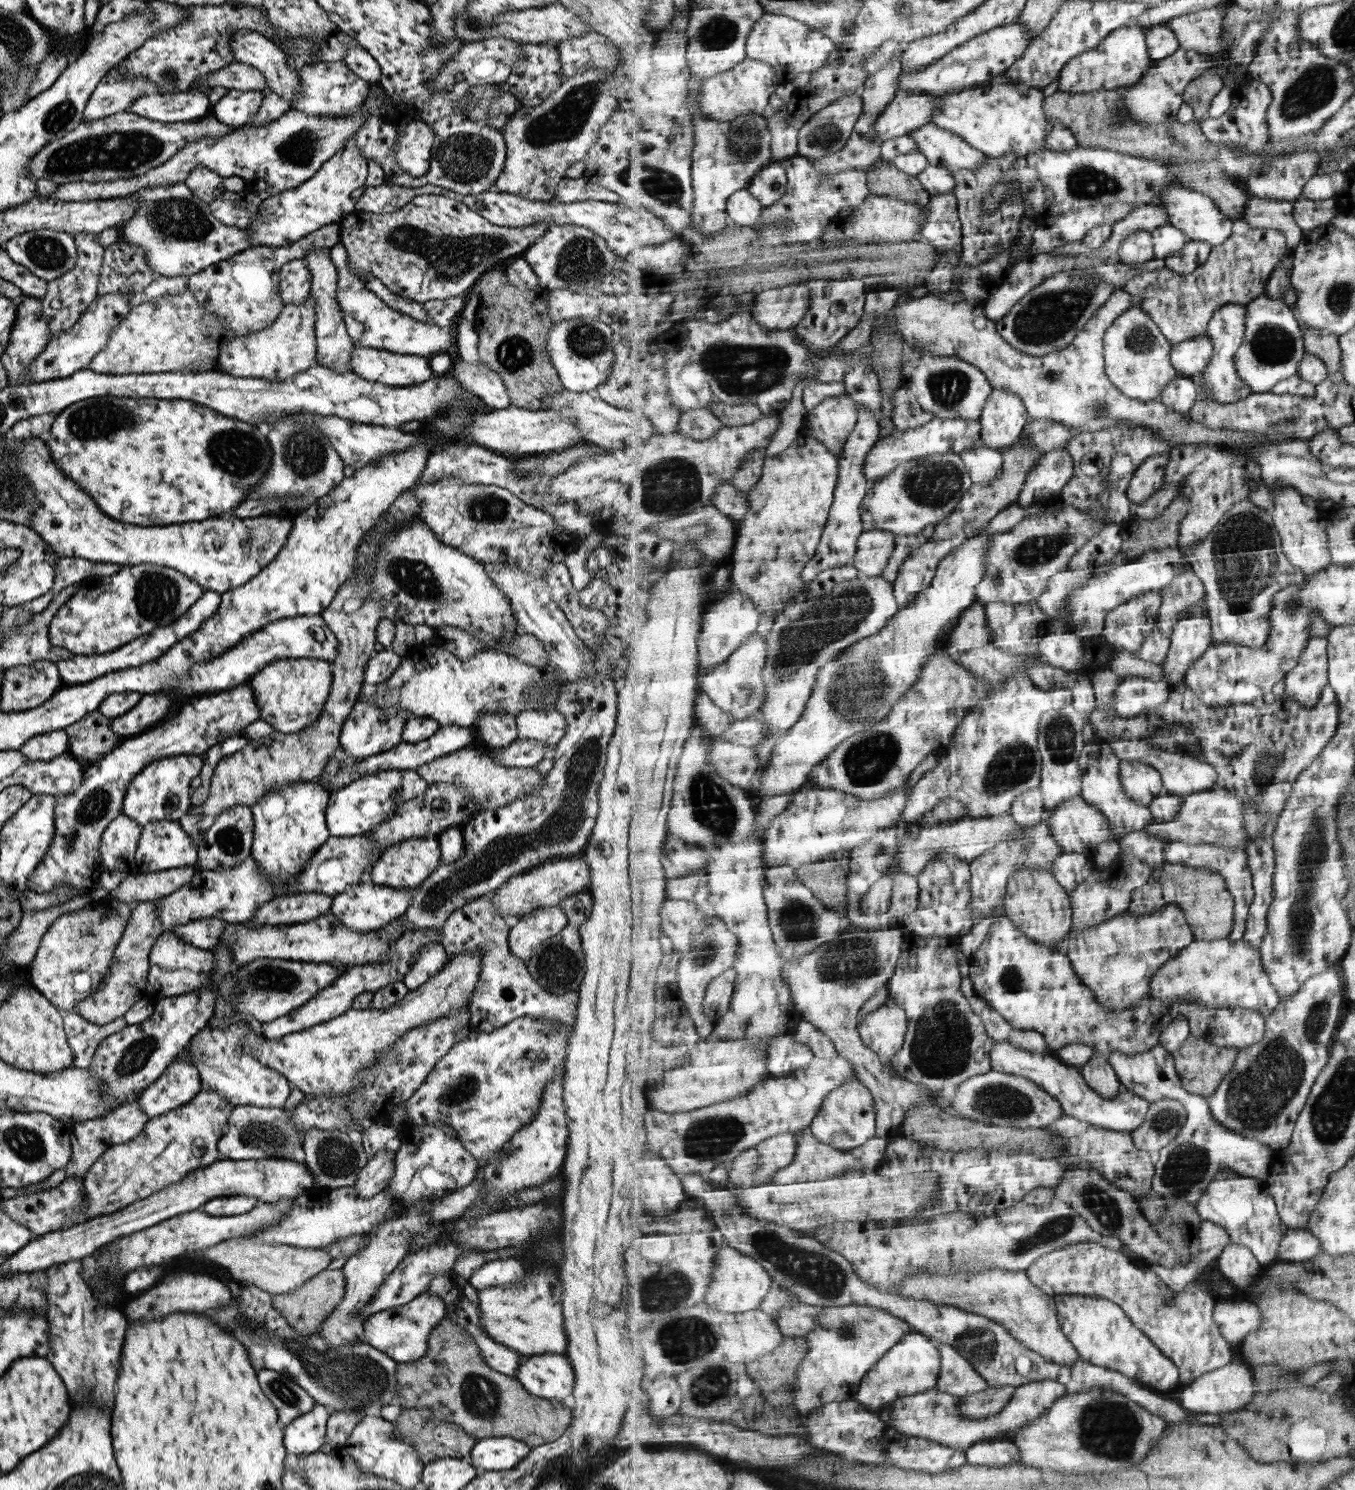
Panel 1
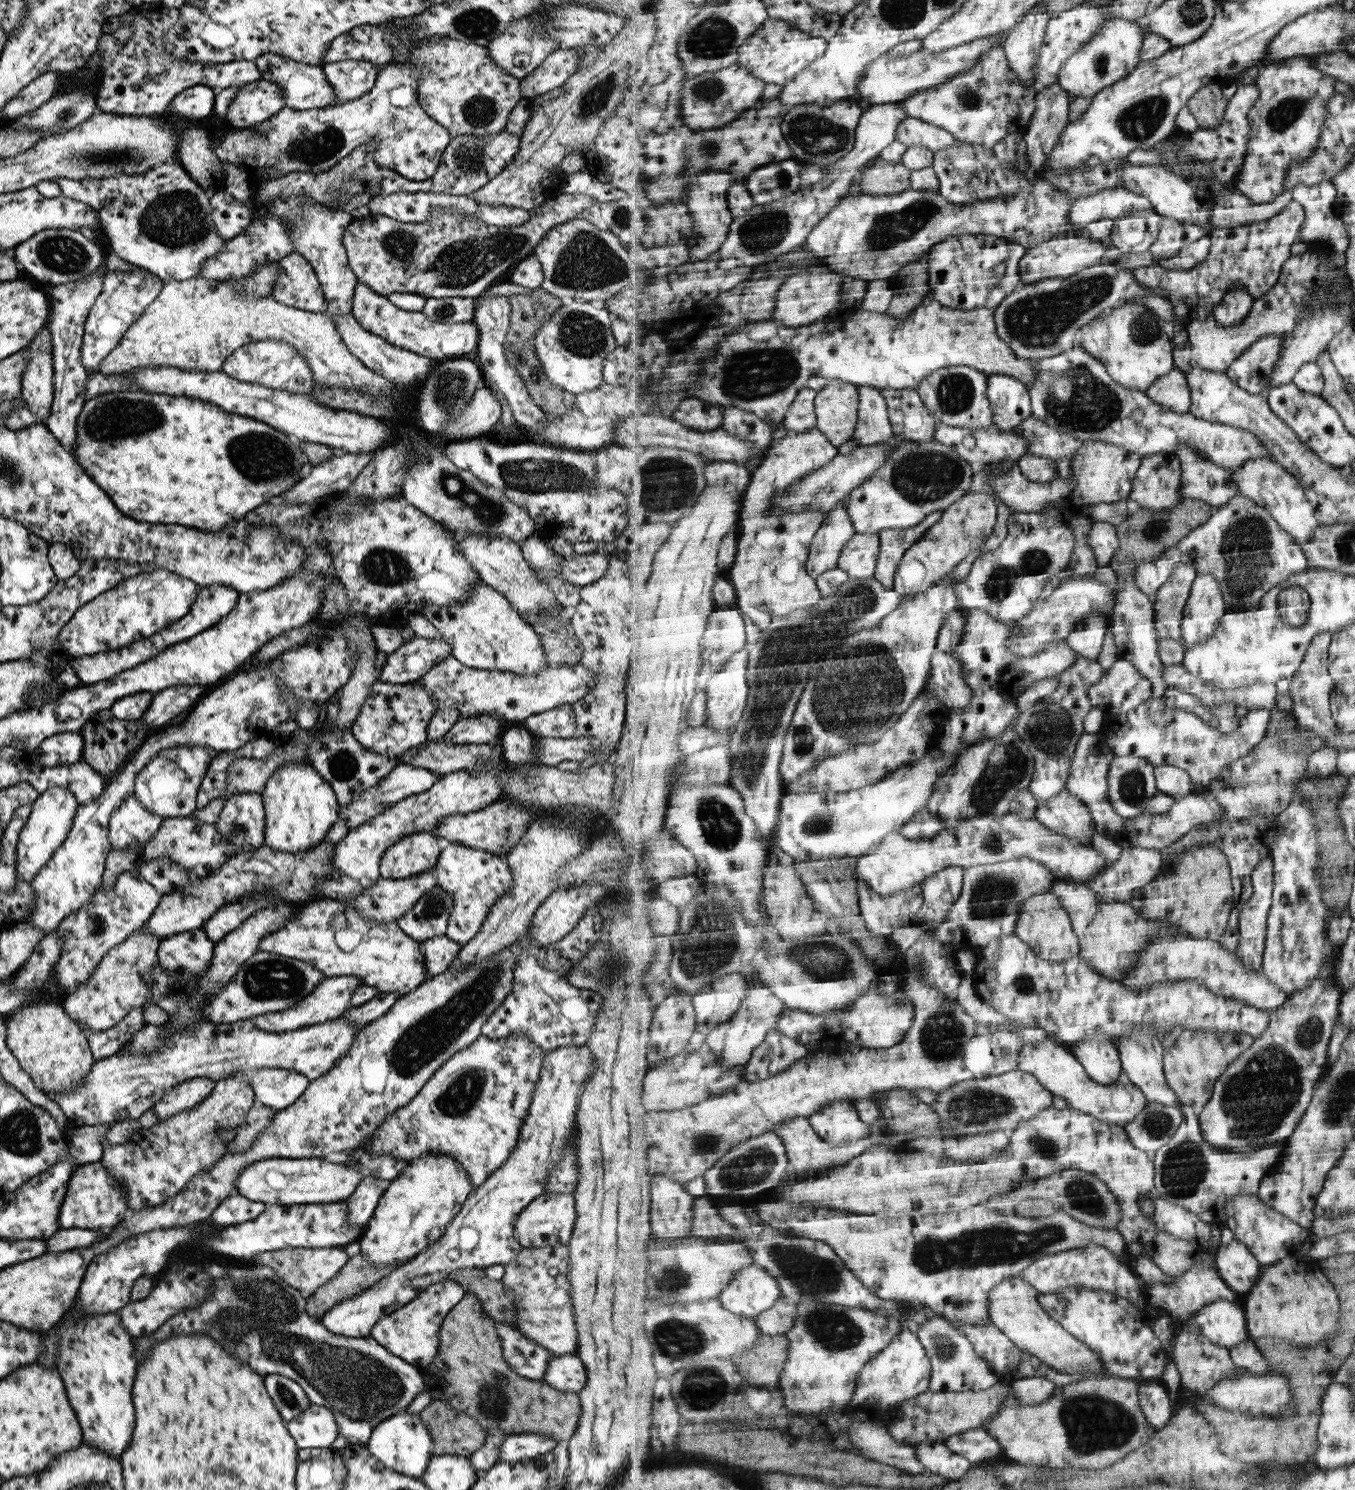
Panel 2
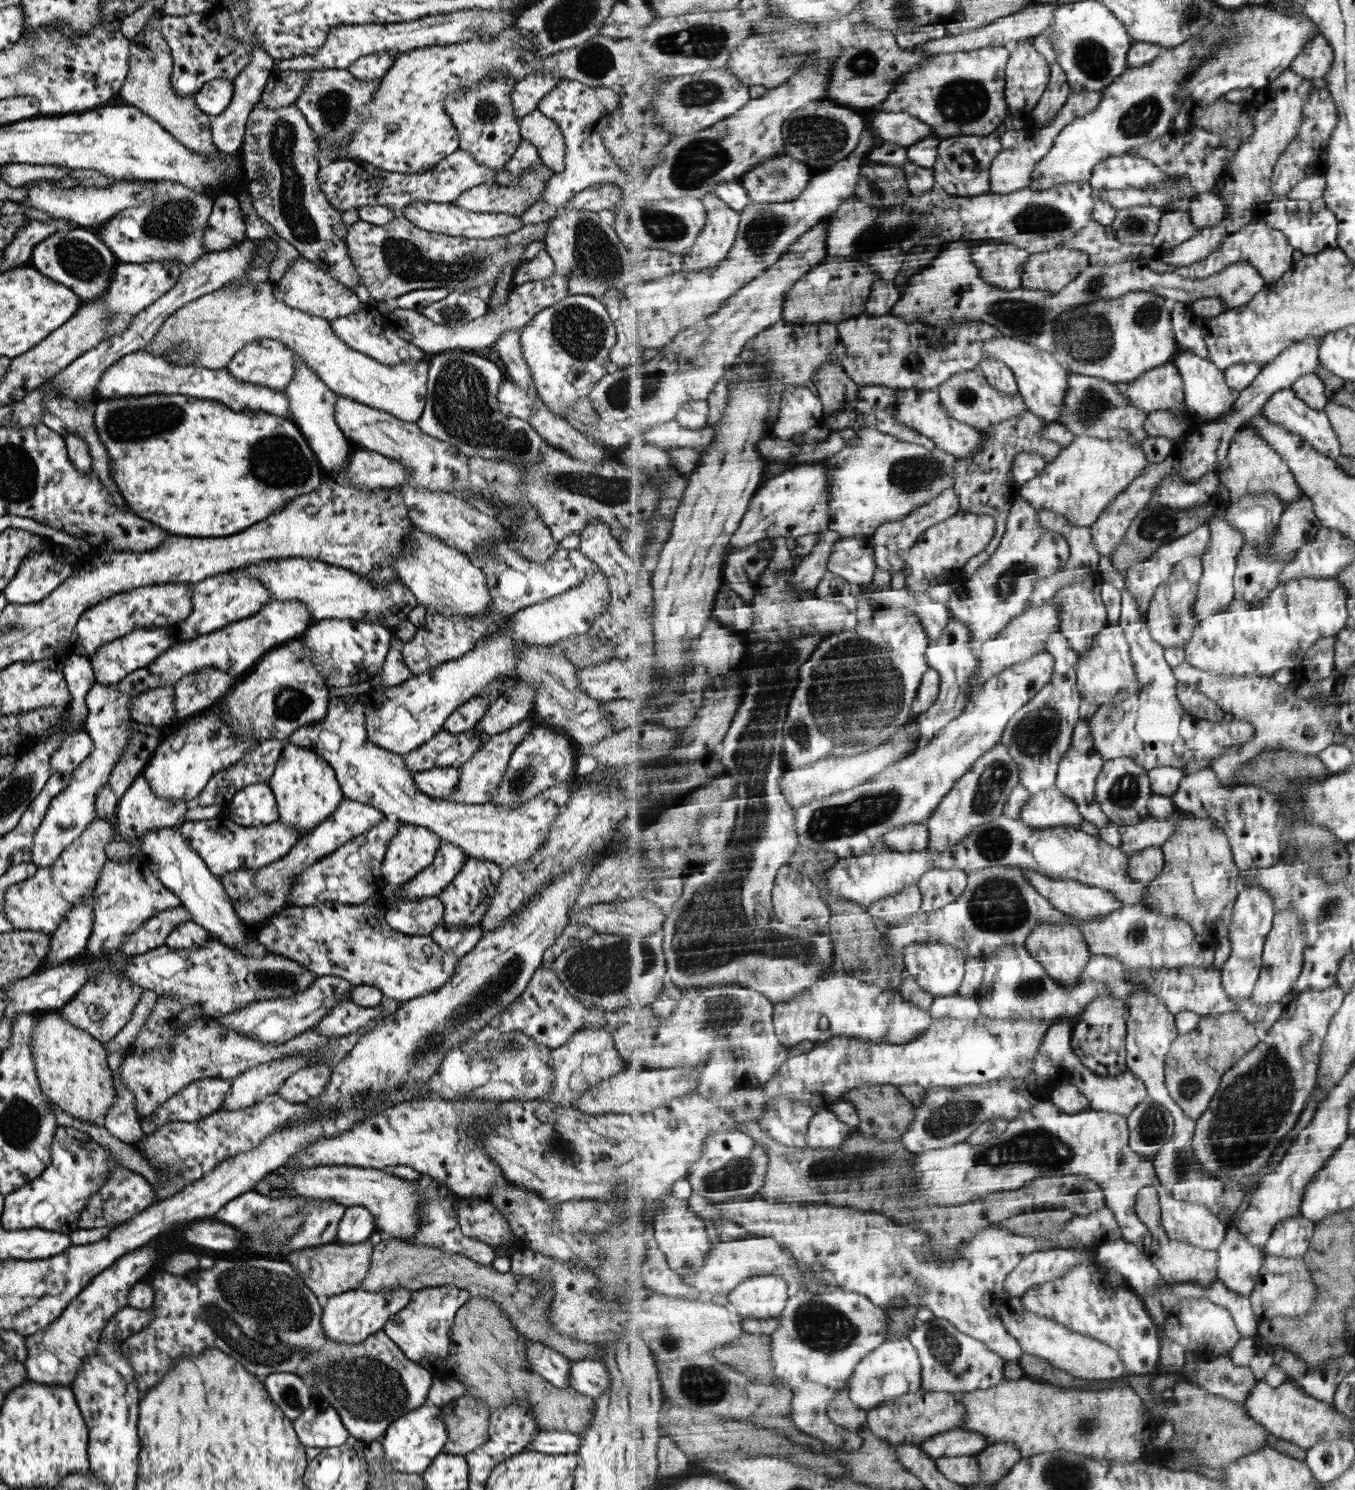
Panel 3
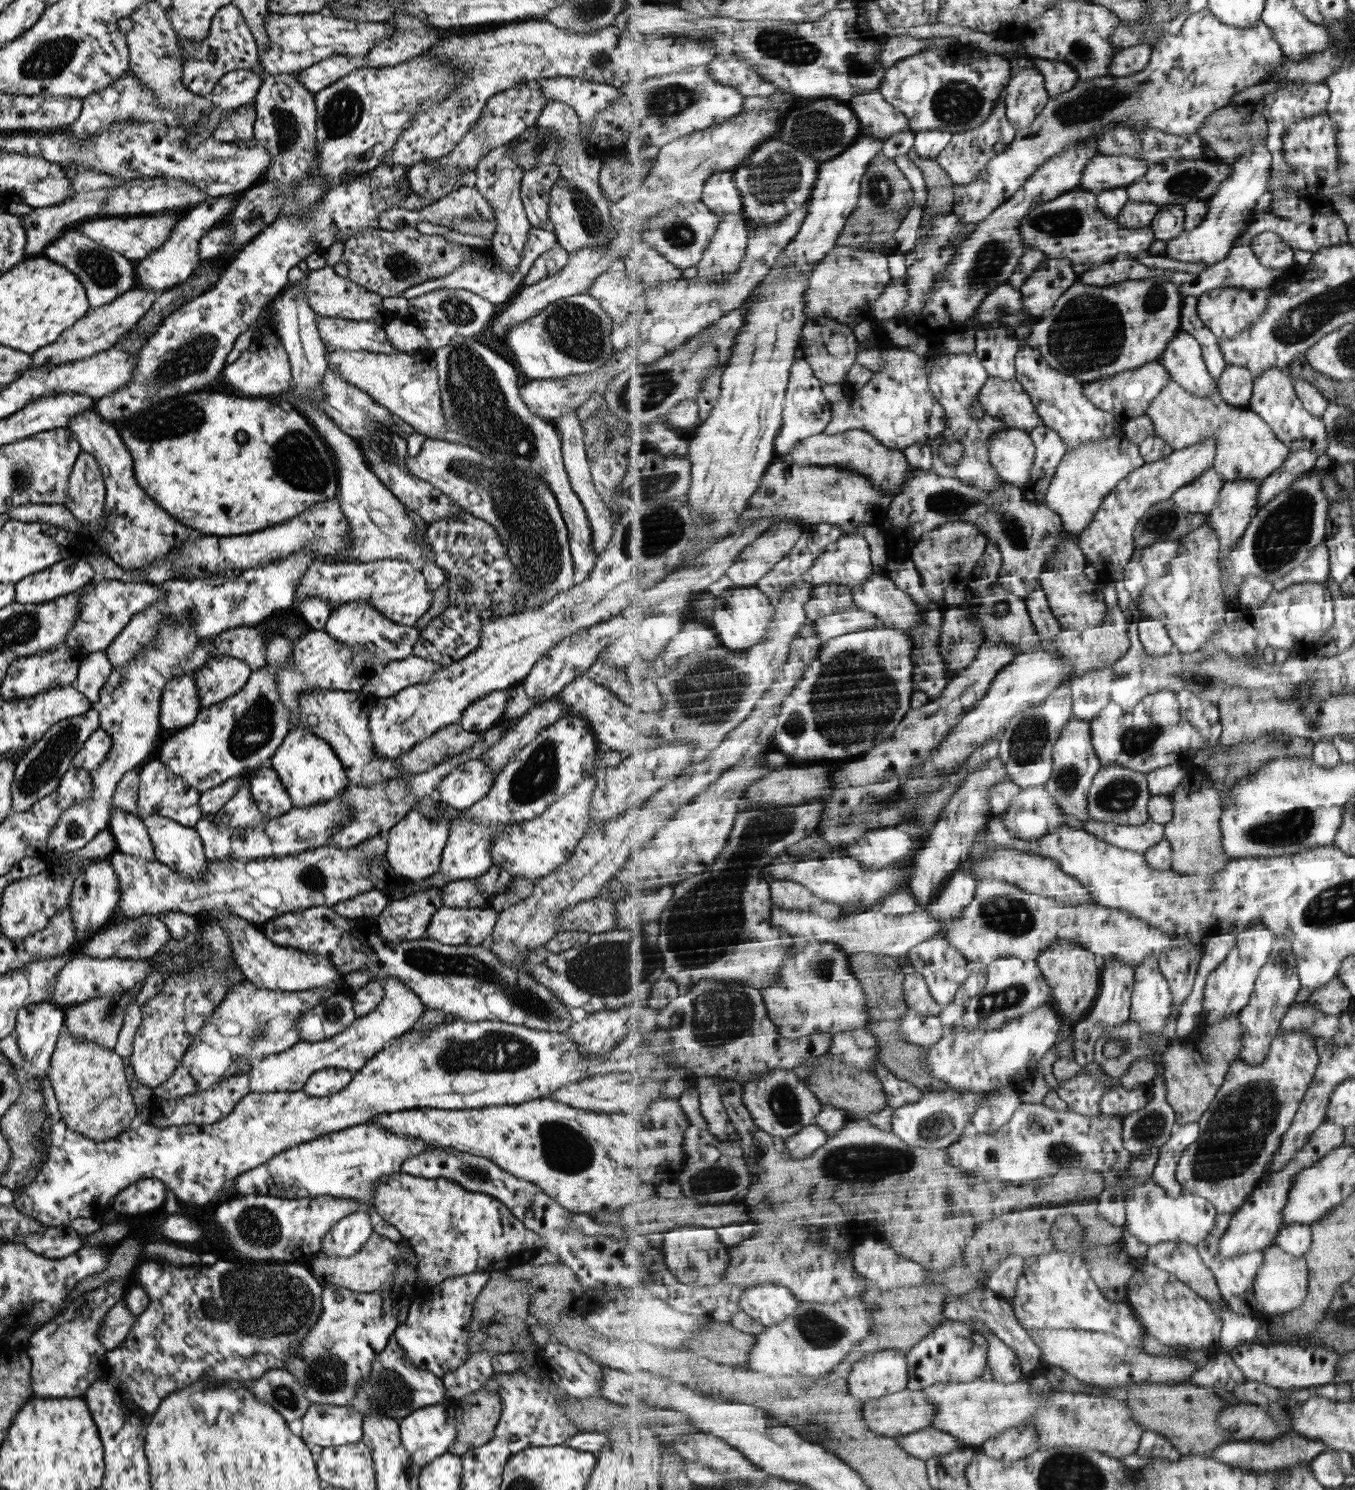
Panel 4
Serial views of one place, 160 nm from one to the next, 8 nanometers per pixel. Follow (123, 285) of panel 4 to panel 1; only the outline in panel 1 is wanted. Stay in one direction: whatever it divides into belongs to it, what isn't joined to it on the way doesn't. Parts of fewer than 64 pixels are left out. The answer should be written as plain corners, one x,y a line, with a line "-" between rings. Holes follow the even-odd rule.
39,229
16,234
8,238
1,248
15,264
24,266
31,271
31,274
44,281
50,281
65,274
68,270
71,270
76,261
76,248
72,235
63,231

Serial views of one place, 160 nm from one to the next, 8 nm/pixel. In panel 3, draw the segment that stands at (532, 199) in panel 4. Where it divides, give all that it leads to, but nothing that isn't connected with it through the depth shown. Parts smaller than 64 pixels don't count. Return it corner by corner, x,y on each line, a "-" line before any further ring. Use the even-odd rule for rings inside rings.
528,141
517,144
515,152
507,164
498,171
476,163
468,152
459,148
442,158
436,166
417,174
400,174
375,168
359,159
333,161
322,165
317,171
317,185
327,202
336,209
350,210
360,206
390,206
402,209
413,201
434,203
453,203
466,190
478,185
489,185
491,181
503,186
515,186
519,174
527,174
535,163
541,163
537,149

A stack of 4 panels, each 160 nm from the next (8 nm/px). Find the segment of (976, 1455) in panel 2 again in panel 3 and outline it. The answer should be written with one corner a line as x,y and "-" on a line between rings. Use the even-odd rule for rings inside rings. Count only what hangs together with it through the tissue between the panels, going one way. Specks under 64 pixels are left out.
961,1428
948,1430
928,1438
920,1446
933,1459
943,1457
974,1456
989,1445
988,1438
980,1432

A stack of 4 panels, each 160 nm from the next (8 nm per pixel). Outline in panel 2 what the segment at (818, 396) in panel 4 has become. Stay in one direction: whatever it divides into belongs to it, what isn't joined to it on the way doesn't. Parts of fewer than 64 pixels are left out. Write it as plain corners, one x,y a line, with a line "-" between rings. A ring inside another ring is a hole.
805,388
799,392
798,398
791,406
783,427
788,431
805,432
811,428
819,430
818,418
814,407
818,392

